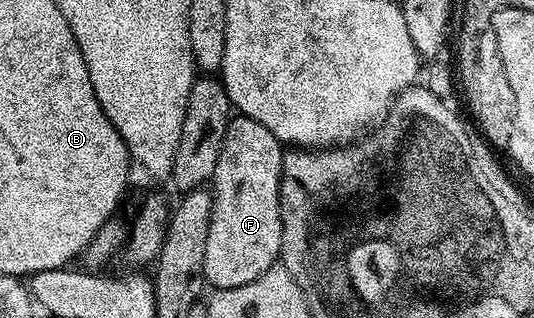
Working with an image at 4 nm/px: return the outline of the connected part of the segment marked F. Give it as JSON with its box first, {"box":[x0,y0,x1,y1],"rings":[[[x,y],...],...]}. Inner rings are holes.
{"box":[204,115,284,289],"rings":[[[241,115],[229,119],[228,129],[222,138],[222,150],[218,154],[218,166],[214,166],[210,181],[212,217],[210,230],[206,234],[204,279],[213,289],[246,286],[246,282],[254,282],[254,278],[266,274],[266,270],[270,270],[279,261],[282,246],[280,175],[284,153],[279,138],[270,134],[262,122],[254,122]]]}

